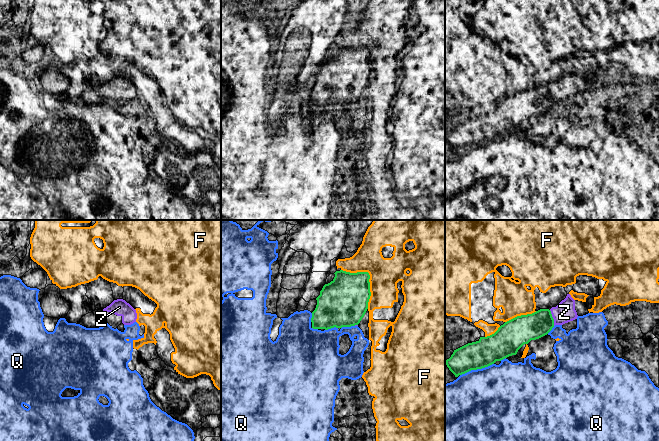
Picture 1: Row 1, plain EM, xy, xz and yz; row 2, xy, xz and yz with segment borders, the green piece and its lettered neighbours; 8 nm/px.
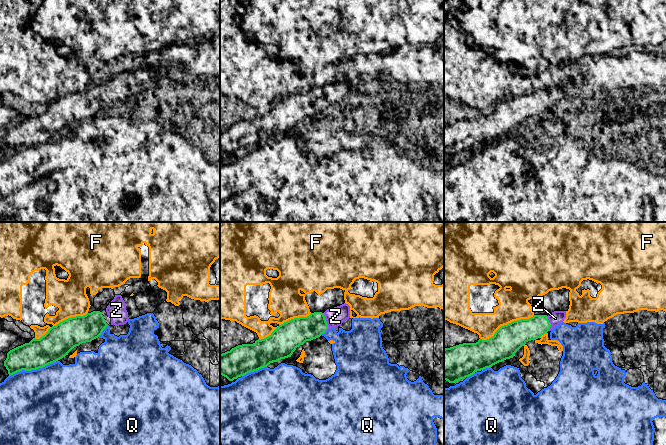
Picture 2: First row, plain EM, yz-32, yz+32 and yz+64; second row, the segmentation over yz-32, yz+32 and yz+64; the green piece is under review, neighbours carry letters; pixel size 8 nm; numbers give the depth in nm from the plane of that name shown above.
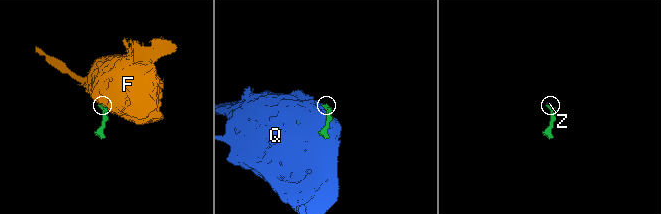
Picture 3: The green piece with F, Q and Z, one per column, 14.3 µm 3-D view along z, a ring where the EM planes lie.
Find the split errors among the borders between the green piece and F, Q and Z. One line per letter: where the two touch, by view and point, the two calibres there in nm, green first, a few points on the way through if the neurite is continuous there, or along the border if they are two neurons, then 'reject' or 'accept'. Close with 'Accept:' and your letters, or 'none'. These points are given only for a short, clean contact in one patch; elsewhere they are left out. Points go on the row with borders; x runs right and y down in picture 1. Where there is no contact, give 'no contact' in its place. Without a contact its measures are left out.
F: contact xz (369, 277); calibres 360 and 240 nm; reject
Q: contact yz (476, 369); calibres 220 and 500 nm; reject
Z: contact yz (552, 318); calibres 220 and 170 nm; way yz (524, 328), (552, 318), (564, 312); accept
Accept: Z

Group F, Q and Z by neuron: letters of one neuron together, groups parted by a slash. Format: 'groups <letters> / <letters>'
groups F / Q / Z

